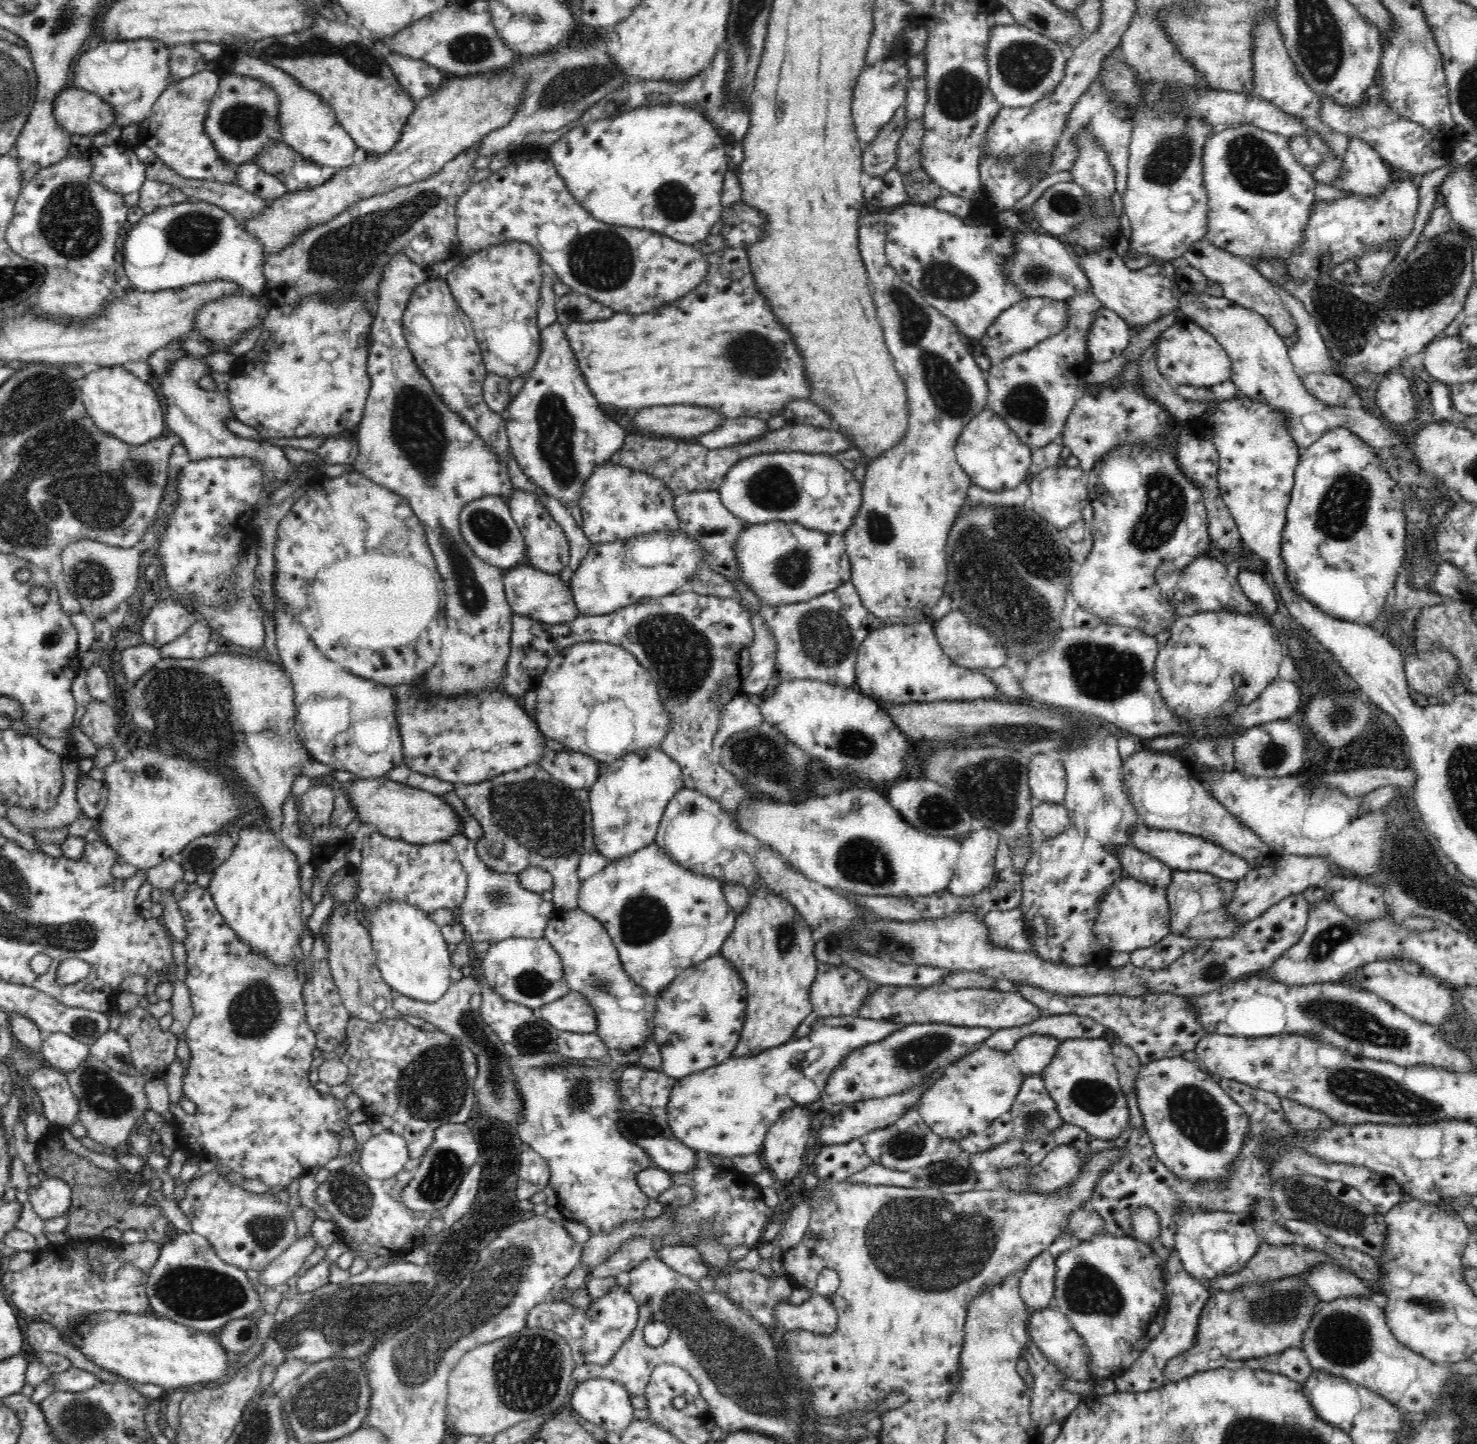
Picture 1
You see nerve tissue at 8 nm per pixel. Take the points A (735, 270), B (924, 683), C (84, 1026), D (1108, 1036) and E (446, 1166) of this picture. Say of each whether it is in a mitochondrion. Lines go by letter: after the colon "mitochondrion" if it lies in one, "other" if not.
A: other
B: other
C: mitochondrion
D: other
E: mitochondrion

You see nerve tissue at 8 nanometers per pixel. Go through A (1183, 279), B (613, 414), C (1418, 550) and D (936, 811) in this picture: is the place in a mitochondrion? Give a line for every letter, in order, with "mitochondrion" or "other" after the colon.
A: other
B: other
C: other
D: mitochondrion

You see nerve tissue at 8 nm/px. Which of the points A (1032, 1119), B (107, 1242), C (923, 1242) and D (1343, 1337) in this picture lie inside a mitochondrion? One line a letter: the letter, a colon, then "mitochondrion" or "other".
A: mitochondrion
B: other
C: mitochondrion
D: mitochondrion

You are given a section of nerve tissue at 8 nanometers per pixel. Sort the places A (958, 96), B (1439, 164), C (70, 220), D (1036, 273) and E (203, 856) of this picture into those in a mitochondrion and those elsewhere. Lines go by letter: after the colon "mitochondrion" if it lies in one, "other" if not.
A: mitochondrion
B: other
C: mitochondrion
D: mitochondrion
E: mitochondrion

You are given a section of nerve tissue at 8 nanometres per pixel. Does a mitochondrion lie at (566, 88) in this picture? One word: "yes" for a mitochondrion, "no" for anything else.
yes

